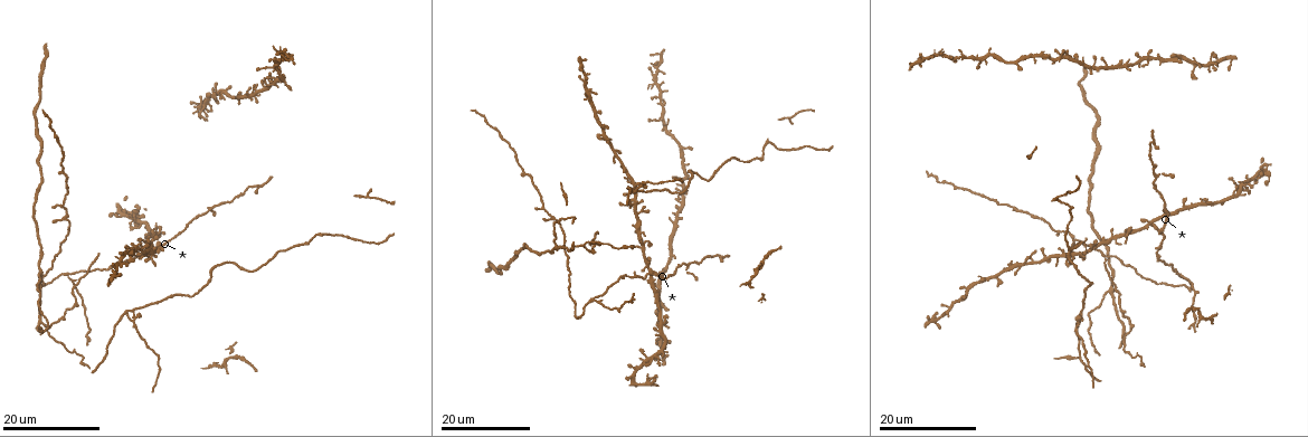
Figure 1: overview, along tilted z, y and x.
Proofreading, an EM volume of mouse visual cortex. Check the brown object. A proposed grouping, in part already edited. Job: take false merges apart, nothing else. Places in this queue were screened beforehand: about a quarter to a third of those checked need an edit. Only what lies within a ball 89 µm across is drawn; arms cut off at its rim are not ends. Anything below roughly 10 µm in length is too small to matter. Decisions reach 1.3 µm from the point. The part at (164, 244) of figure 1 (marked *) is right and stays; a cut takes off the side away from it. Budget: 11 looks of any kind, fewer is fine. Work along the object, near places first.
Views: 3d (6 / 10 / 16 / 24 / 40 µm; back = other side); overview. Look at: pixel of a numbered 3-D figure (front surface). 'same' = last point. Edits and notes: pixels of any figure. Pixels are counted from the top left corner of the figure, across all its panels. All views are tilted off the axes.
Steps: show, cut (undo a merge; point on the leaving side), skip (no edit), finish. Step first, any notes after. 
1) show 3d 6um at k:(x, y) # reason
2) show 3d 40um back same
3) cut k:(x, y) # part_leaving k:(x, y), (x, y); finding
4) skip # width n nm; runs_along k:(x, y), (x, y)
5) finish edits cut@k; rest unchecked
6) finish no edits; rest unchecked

show 3d 24um at 1:(637, 205) # a narrow waist

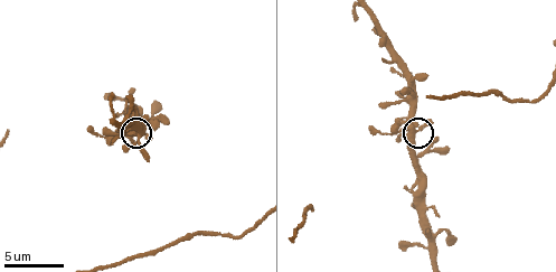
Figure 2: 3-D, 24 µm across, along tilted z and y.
show 3d 6um at 2:(416, 129)

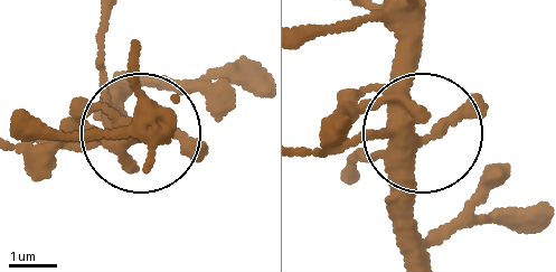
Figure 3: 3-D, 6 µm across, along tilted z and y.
skip # runs_along 3:(426, 246), (410, 202), (414, 12); all the same cell

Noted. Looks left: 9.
show 3d 16um at 1:(631, 277) # three-way junction

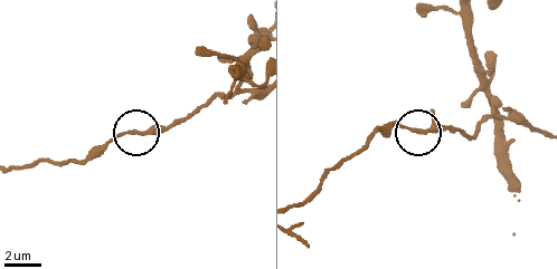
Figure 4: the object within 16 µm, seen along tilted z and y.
show 3d 6um at 4:(146, 134)

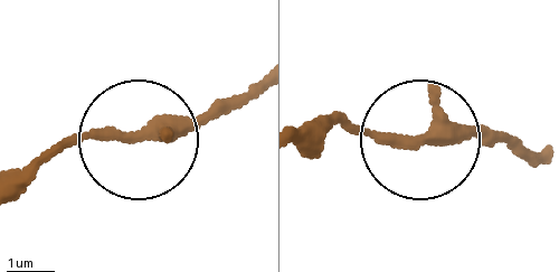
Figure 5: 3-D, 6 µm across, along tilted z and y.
skip # arms 3; all the same cell

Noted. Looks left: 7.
show 3d 24um at 1:(1152, 221) # four or more arms meet

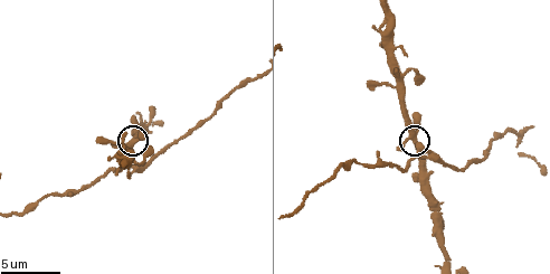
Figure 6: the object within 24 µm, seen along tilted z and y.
show 3d 10um at 6:(135, 140)

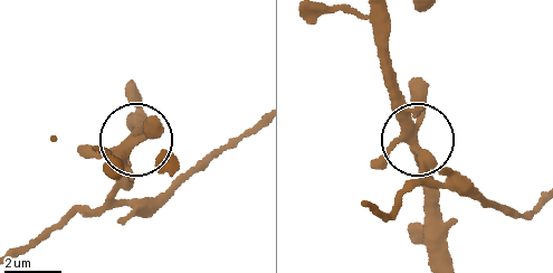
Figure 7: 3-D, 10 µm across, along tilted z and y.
skip # arms 5; runs_along 7:(501, 204), (428, 175), (417, 147), (436, 205); continuous, no second cell

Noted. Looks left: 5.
show 3d 24um at 1:(1112, 289) # looks like a crossing

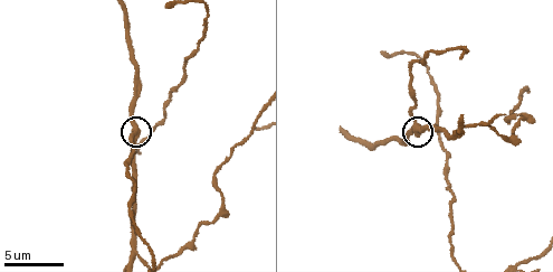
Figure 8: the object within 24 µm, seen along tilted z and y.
show 3d 6um at 8:(416, 123)

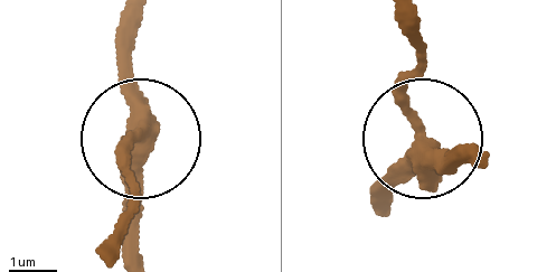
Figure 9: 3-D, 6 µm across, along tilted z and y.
cut 9:(122, 47) # part_leaving 9:(143, 109), (135, 251); two cells meet here

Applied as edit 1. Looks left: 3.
show overview

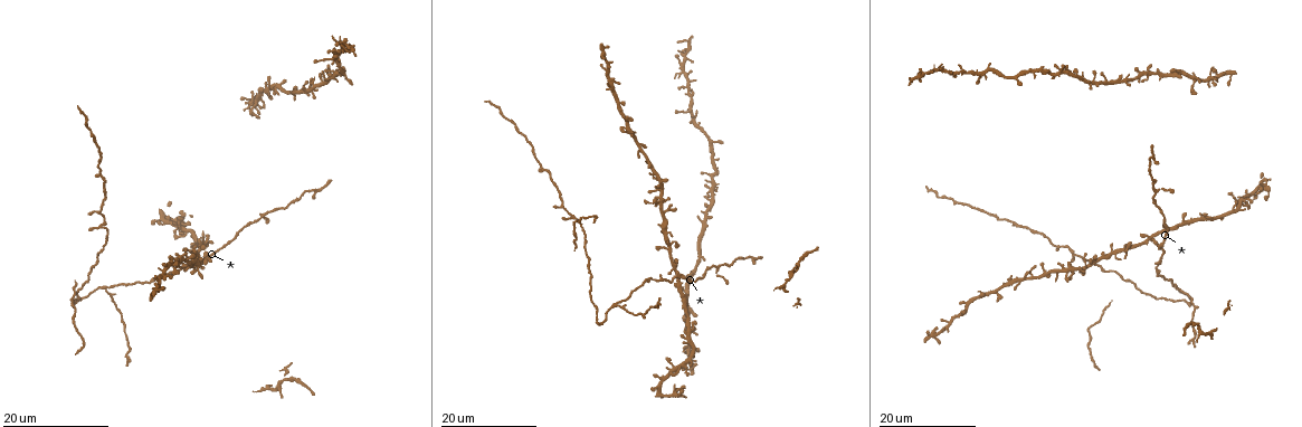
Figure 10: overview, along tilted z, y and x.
show 3d 24um at 10:(616, 307) # arms part here

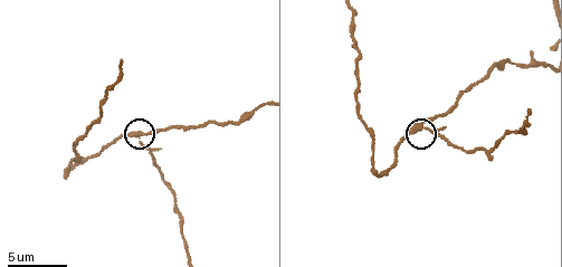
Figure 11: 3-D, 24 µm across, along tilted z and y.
show 3d 10um at 11:(140, 138) # zoom in

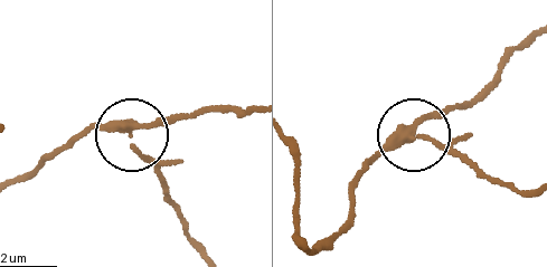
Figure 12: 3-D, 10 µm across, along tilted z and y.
cut 12:(150, 163) # width 280 nm; a second cell is stuck on

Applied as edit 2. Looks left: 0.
finish edits cut@9, cut@12; rest unchecked

